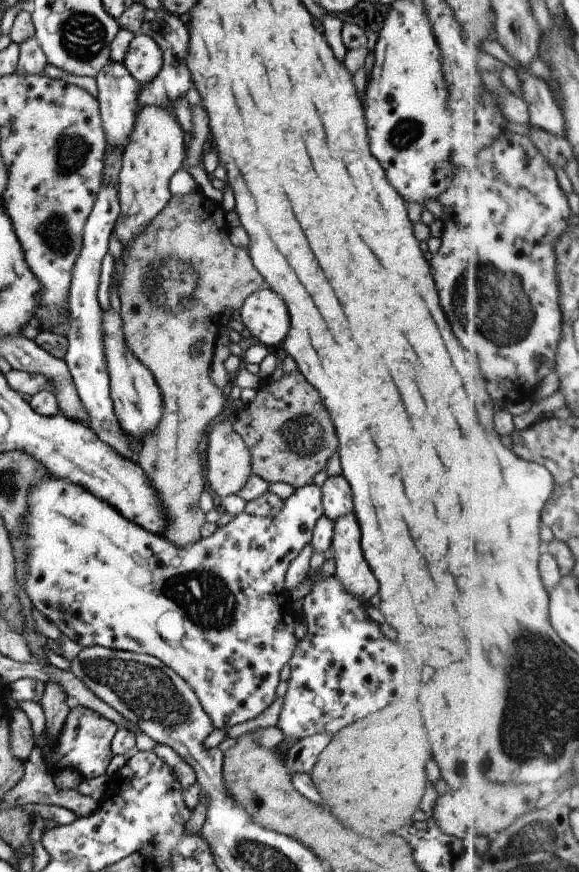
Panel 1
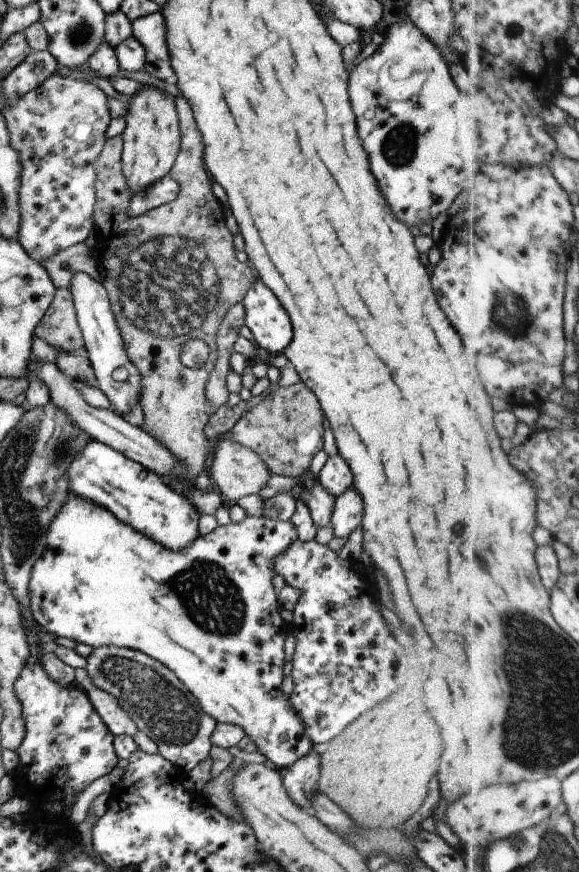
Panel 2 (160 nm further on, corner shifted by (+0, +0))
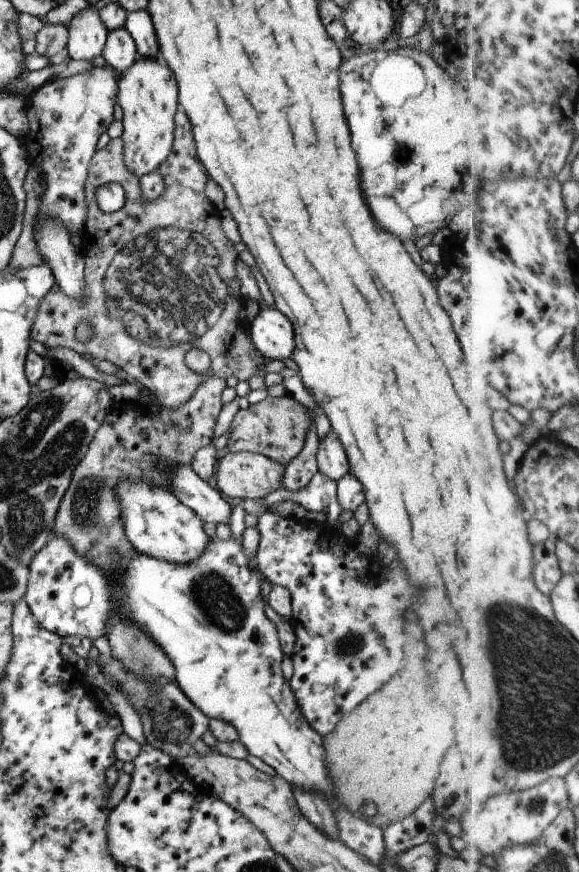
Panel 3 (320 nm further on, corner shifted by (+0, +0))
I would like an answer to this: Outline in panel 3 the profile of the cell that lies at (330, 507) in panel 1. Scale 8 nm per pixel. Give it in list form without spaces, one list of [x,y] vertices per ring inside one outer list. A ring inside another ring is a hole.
[[[331,432],[318,439],[315,456],[318,470],[329,480],[336,482],[336,480],[339,480],[341,476],[348,472],[345,452],[343,452],[339,440]]]

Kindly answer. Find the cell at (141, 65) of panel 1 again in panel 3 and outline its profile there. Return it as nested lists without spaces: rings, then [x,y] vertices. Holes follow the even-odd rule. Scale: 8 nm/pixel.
[[[123,27],[109,31],[100,56],[117,73],[122,73],[137,57],[131,35]]]

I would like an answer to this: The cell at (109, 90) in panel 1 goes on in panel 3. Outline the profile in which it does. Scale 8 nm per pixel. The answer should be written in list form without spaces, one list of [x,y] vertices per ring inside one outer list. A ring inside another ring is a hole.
[[[87,5],[73,15],[66,27],[68,39],[64,54],[71,59],[87,62],[100,55],[108,30],[93,5]]]

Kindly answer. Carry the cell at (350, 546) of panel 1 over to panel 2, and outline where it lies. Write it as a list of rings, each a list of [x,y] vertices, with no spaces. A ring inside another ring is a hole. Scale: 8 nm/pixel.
[[[352,485],[345,492],[339,494],[337,498],[334,498],[334,506],[330,518],[333,536],[335,538],[349,538],[349,534],[357,526],[360,526],[361,510],[361,498],[353,490]]]

